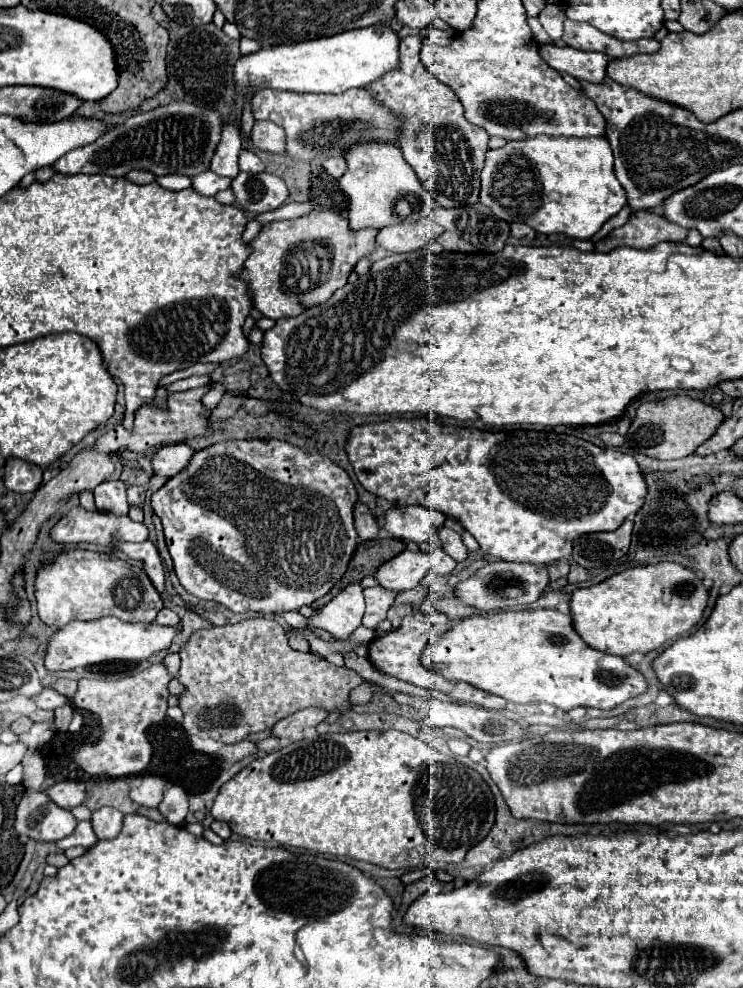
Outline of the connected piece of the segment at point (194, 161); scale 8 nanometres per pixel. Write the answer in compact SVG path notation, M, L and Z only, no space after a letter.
M175 99L153 111L131 115L123 123L105 131L95 143L65 153L65 157L55 163L55 169L63 175L103 173L123 177L133 169L143 169L153 175L179 173L195 177L209 169L211 157L221 139L221 127L223 119L217 109Z

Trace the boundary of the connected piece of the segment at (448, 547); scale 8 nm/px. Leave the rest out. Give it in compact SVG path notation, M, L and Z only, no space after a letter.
M439 527L437 535L439 535L439 541L441 541L443 549L445 549L451 557L455 557L455 561L465 561L465 559L467 559L467 547L463 545L459 533L455 533L455 531L447 529L447 527Z

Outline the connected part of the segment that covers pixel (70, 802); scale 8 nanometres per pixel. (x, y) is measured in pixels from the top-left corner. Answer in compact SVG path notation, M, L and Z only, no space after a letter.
M61 781L61 783L55 783L47 795L63 809L73 809L77 805L81 805L87 797L87 791L85 791L85 783L81 781Z

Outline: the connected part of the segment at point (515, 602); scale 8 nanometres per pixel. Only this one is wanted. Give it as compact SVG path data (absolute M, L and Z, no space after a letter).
M495 561L495 563L487 563L477 573L473 573L467 581L459 583L455 589L455 595L467 605L477 607L479 611L491 613L491 611L505 611L505 609L517 609L517 607L531 605L543 595L547 585L549 585L547 567Z

